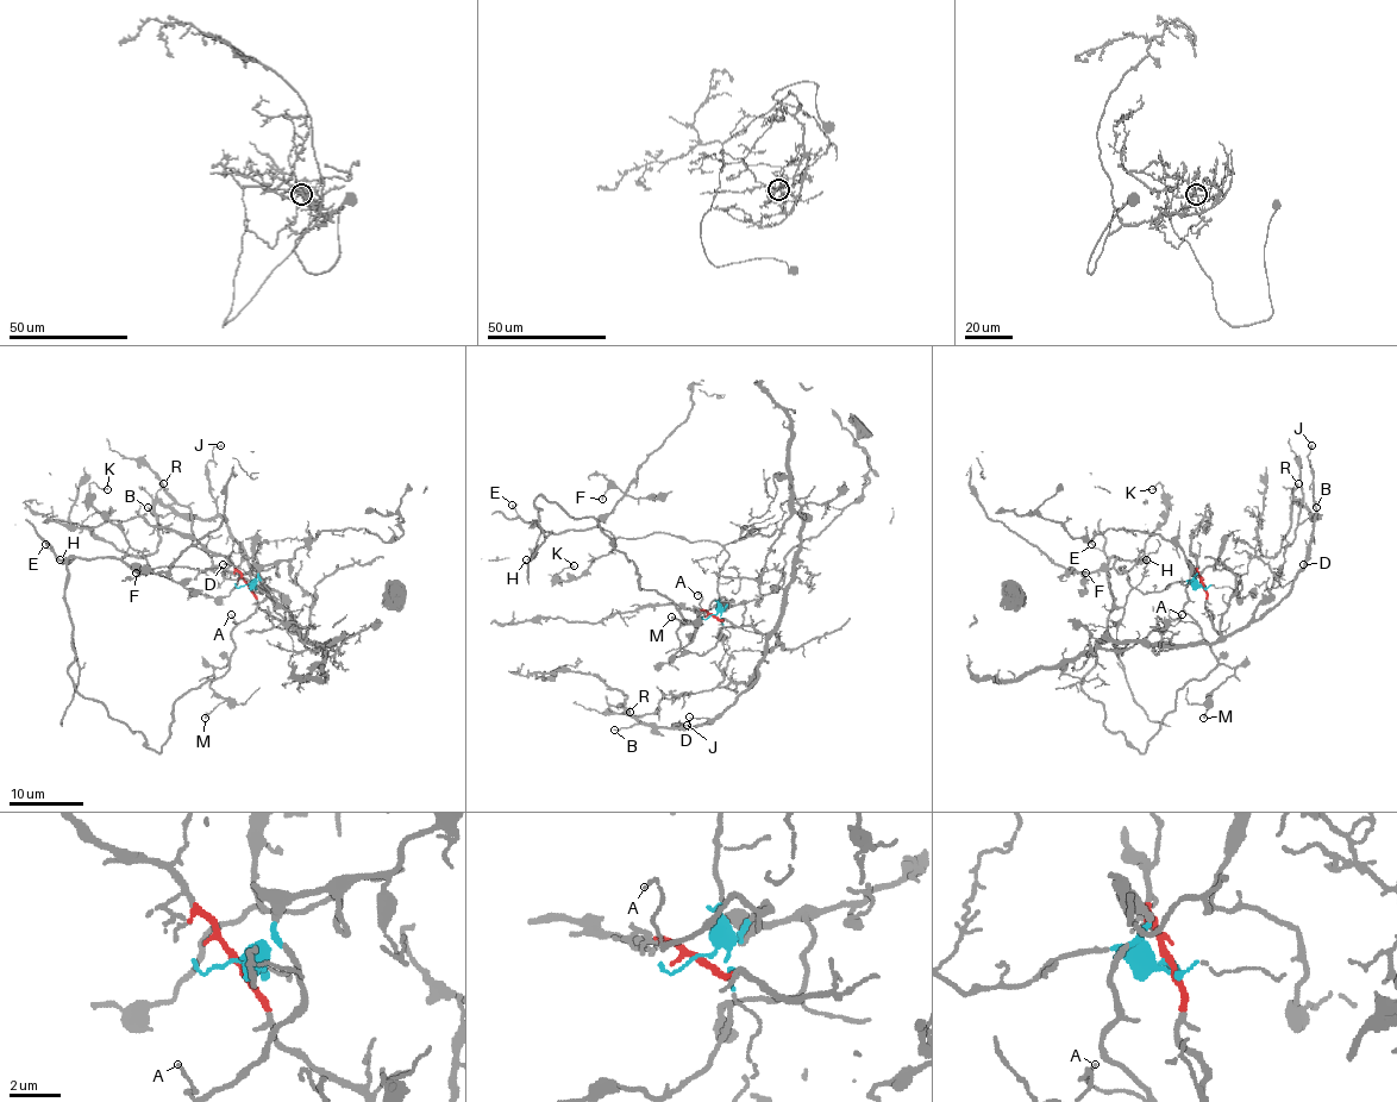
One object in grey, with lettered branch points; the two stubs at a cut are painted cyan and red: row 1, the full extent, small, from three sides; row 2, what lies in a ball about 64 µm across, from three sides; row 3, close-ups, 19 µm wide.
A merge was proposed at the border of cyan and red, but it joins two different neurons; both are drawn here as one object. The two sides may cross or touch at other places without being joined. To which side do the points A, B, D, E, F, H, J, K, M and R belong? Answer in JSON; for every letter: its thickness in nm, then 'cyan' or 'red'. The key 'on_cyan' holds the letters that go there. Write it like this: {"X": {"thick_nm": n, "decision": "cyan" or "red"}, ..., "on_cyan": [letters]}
{"A": {"thick_nm": 100, "decision": "cyan"}, "B": {"thick_nm": 130, "decision": "red"}, "D": {"thick_nm": 120, "decision": "red"}, "E": {"thick_nm": 130, "decision": "cyan"}, "F": {"thick_nm": 110, "decision": "cyan"}, "H": {"thick_nm": 190, "decision": "cyan"}, "J": {"thick_nm": 160, "decision": "red"}, "K": {"thick_nm": 130, "decision": "cyan"}, "M": {"thick_nm": 170, "decision": "cyan"}, "R": {"thick_nm": 130, "decision": "red"}, "on_cyan": ["A", "E", "F", "H", "K", "M"]}

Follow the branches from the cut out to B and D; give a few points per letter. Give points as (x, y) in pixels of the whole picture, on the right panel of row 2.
B: (1201, 583), (1213, 626), (1223, 637), (1244, 630), (1288, 593), (1304, 564), (1316, 507)
D: (1201, 583), (1213, 626), (1231, 637), (1288, 593), (1303, 564)

